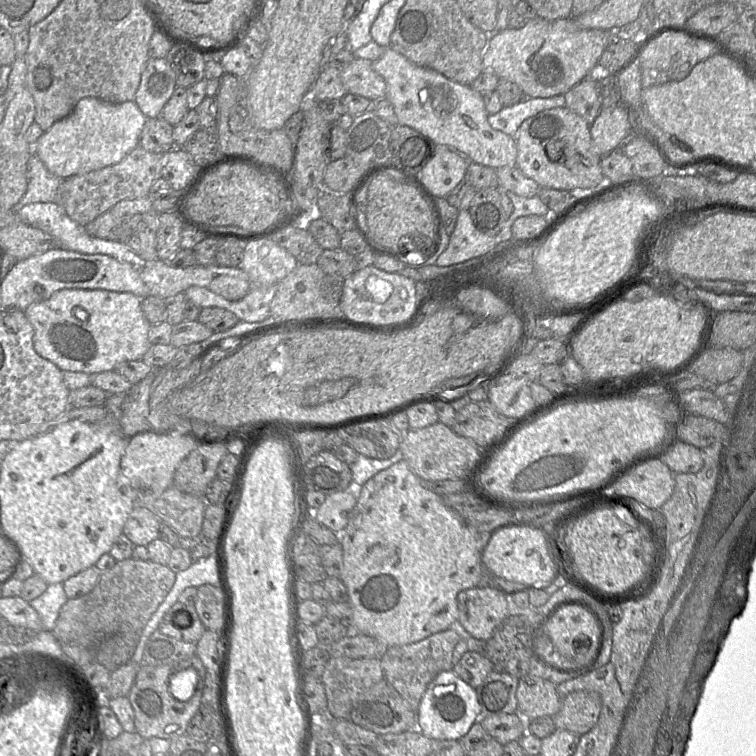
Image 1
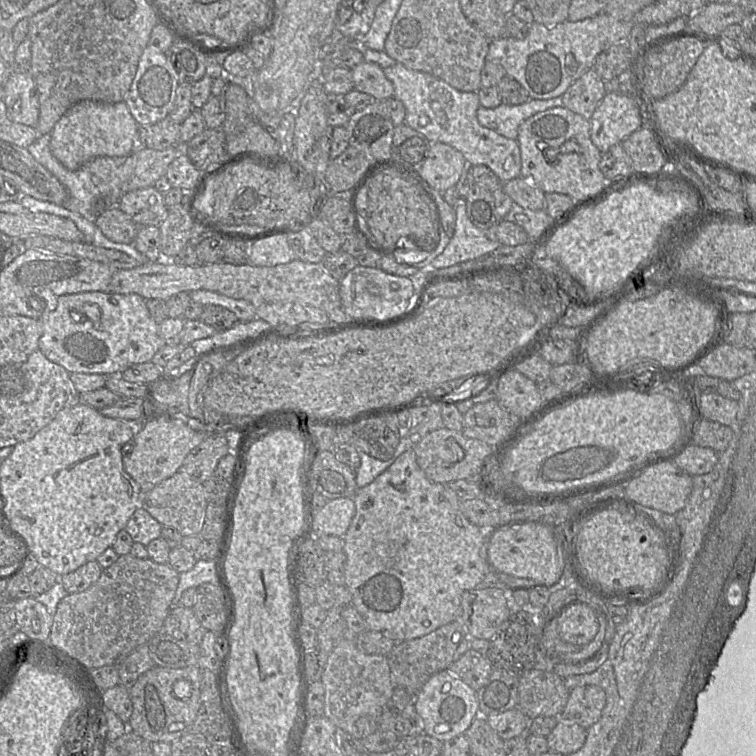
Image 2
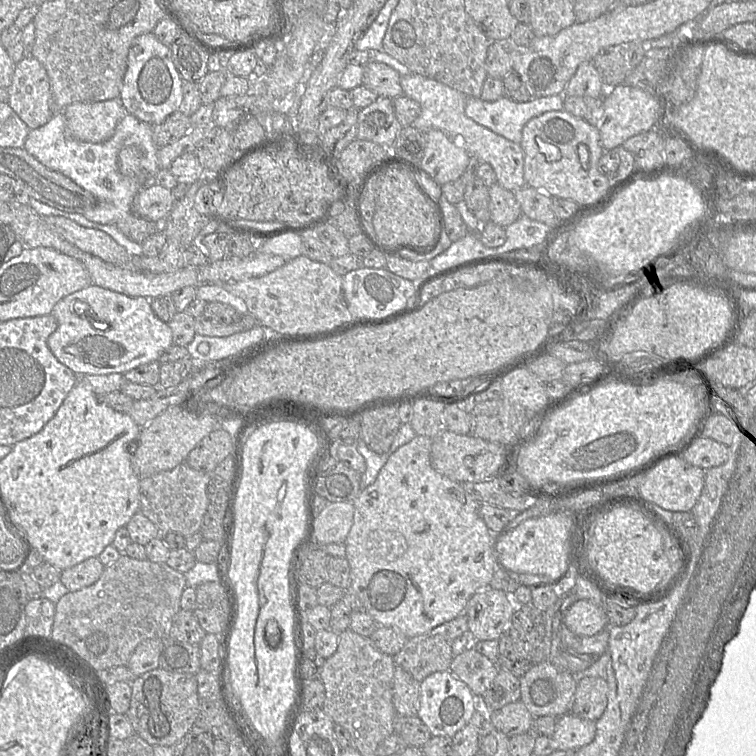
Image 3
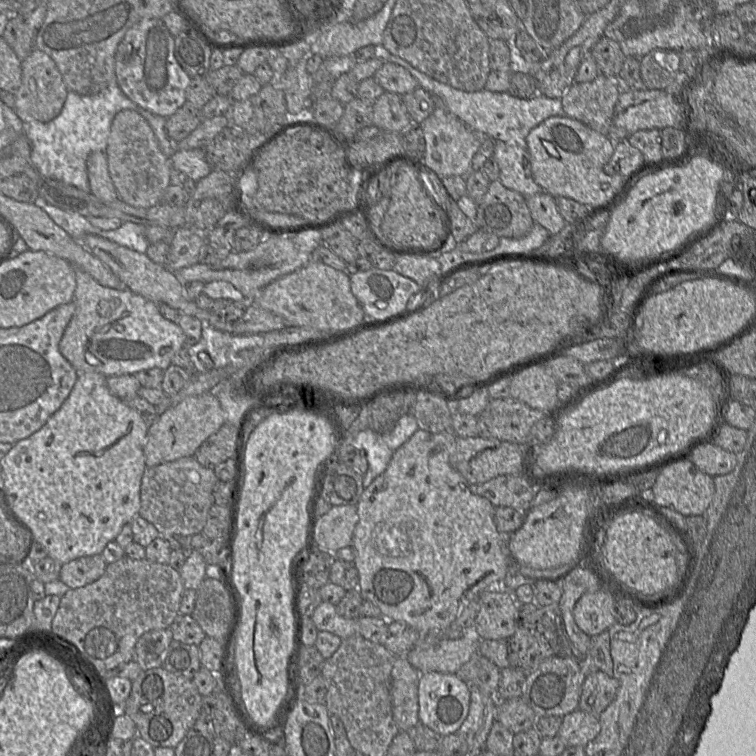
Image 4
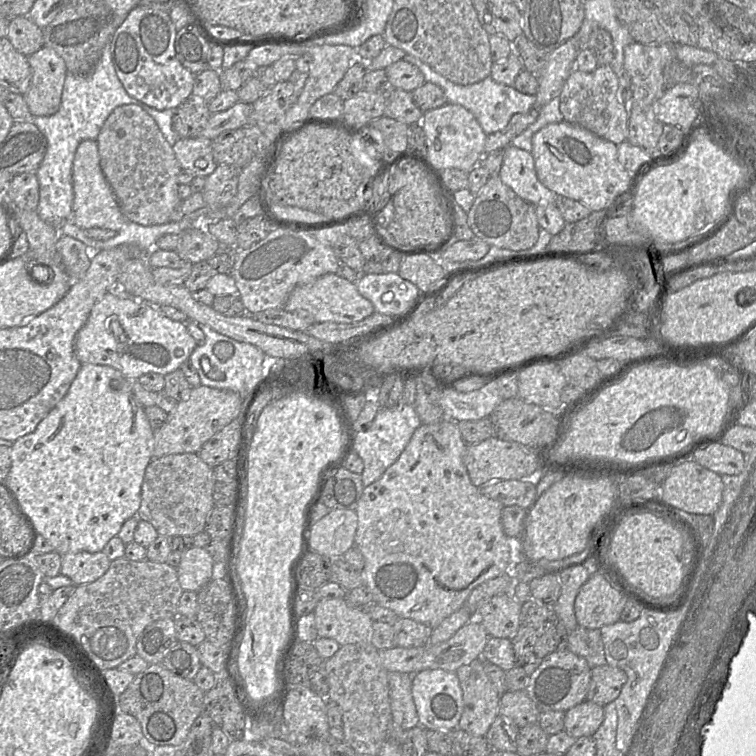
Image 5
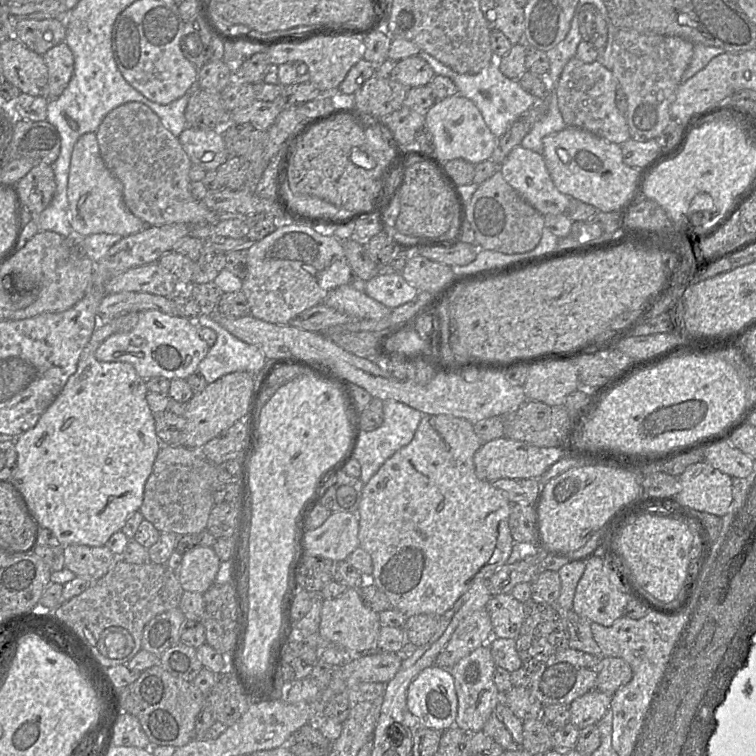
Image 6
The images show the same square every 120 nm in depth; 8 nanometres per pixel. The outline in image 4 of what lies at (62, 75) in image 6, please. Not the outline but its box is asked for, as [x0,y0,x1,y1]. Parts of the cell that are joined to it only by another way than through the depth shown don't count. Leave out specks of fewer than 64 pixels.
[14,48,67,124]

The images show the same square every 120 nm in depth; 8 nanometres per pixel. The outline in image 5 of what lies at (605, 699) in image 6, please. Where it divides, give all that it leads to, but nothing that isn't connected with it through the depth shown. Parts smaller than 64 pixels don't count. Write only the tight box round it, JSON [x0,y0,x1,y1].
[564,700,604,739]

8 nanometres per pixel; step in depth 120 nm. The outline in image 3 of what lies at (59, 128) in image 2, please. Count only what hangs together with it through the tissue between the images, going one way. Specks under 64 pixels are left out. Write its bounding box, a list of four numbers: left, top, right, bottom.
[63,99,129,143]

